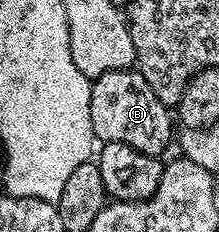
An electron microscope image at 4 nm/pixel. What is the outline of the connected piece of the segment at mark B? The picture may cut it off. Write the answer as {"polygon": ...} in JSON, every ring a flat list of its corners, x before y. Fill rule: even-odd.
{"polygon":[[137,69,109,71,93,80,88,113,92,117,95,140,132,145,132,149,149,155,161,156,162,150,170,143,170,134,174,135,176,131,171,108,165,107,160,97,152,93,152,85,144,81,142,72]]}

